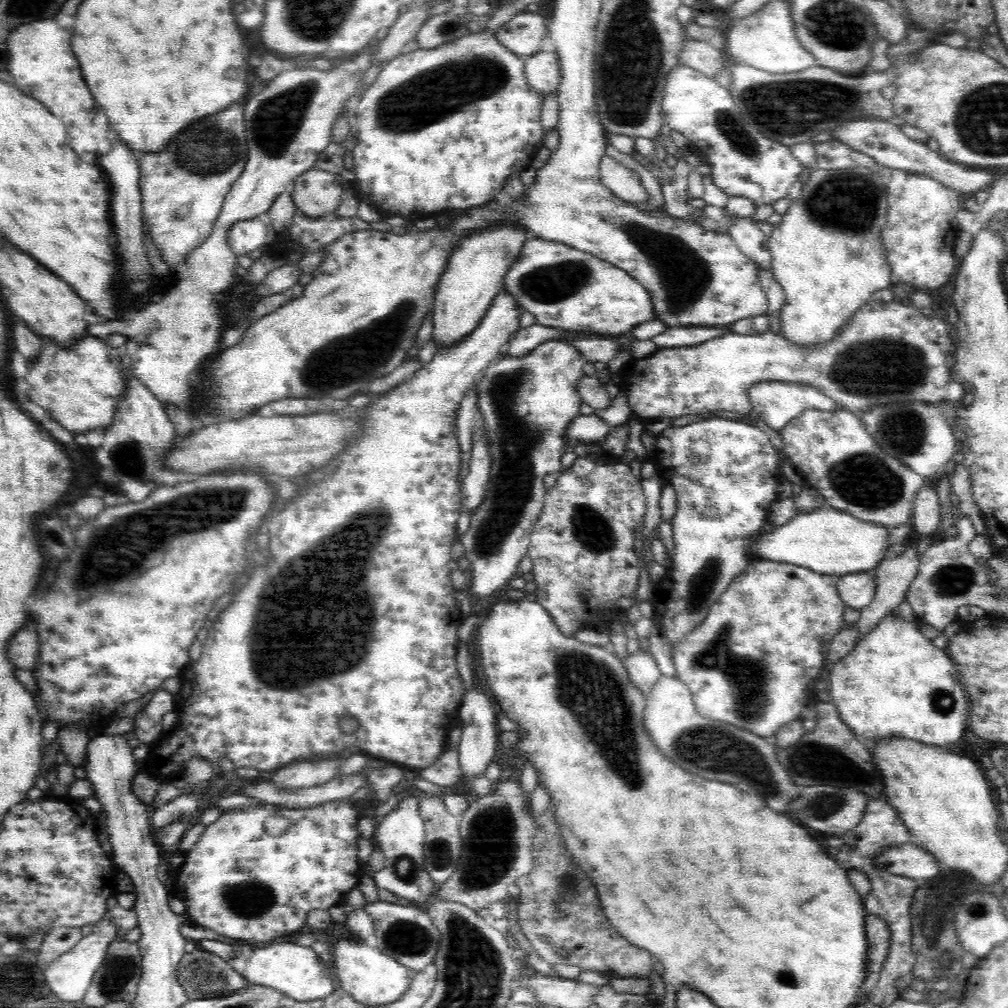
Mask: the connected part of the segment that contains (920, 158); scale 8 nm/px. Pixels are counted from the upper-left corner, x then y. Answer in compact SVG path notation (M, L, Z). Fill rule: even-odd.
M859 118L833 129L831 133L835 140L870 156L890 170L912 171L930 176L958 193L974 194L981 190L987 191L993 186L994 176L990 172L968 170L969 167L942 158L940 153L932 152L926 143L911 140L902 133L900 126L892 125L889 121L886 118Z

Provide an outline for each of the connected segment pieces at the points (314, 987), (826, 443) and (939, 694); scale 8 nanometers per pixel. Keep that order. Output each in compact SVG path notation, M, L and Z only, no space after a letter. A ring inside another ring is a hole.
M203 939L197 942L197 946L206 952L215 954L222 960L226 960L238 974L241 974L251 984L261 984L283 992L289 1002L320 1000L330 996L335 991L335 988L332 987L332 975L322 962L322 958L312 947L300 946L299 942L297 944L269 942L266 944L266 948L263 948L263 945L254 944L254 950L244 948L244 952L236 950L234 954L230 952L229 955L226 954L224 941Z
M840 406L832 411L806 409L779 433L787 460L801 472L804 485L815 488L829 506L885 528L912 522L914 498L926 479L886 456L850 410L844 412Z
M894 614L870 632L859 638L854 650L826 672L823 695L837 708L843 723L858 739L874 742L888 739L906 739L921 742L926 746L937 746L954 750L965 734L969 716L969 698L959 681L956 664L946 649L932 645L919 630L919 620L902 621Z

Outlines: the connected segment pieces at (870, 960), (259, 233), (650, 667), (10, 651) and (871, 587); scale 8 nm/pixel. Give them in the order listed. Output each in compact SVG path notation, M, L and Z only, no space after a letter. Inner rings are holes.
M879 916L865 918L865 931L867 936L867 961L865 962L867 974L874 974L882 970L890 946L888 925L884 924Z
M264 217L238 221L228 229L228 247L238 257L258 253L261 247L267 245L268 225Z
M648 649L628 654L623 659L623 664L634 686L644 694L648 694L656 682L658 682L658 679L663 675L662 671L657 668L658 664L650 652L648 652Z
M32 622L24 624L16 636L12 636L12 642L6 647L6 656L12 660L12 664L20 670L30 670L36 668L36 656L38 656L38 640L36 640L36 630Z
M866 571L841 575L834 585L841 600L857 610L869 606L876 593L876 581Z

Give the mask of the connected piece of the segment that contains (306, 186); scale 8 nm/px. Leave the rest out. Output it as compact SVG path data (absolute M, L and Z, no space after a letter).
M310 169L293 182L292 198L298 213L310 218L334 215L342 202L342 186L335 175Z

